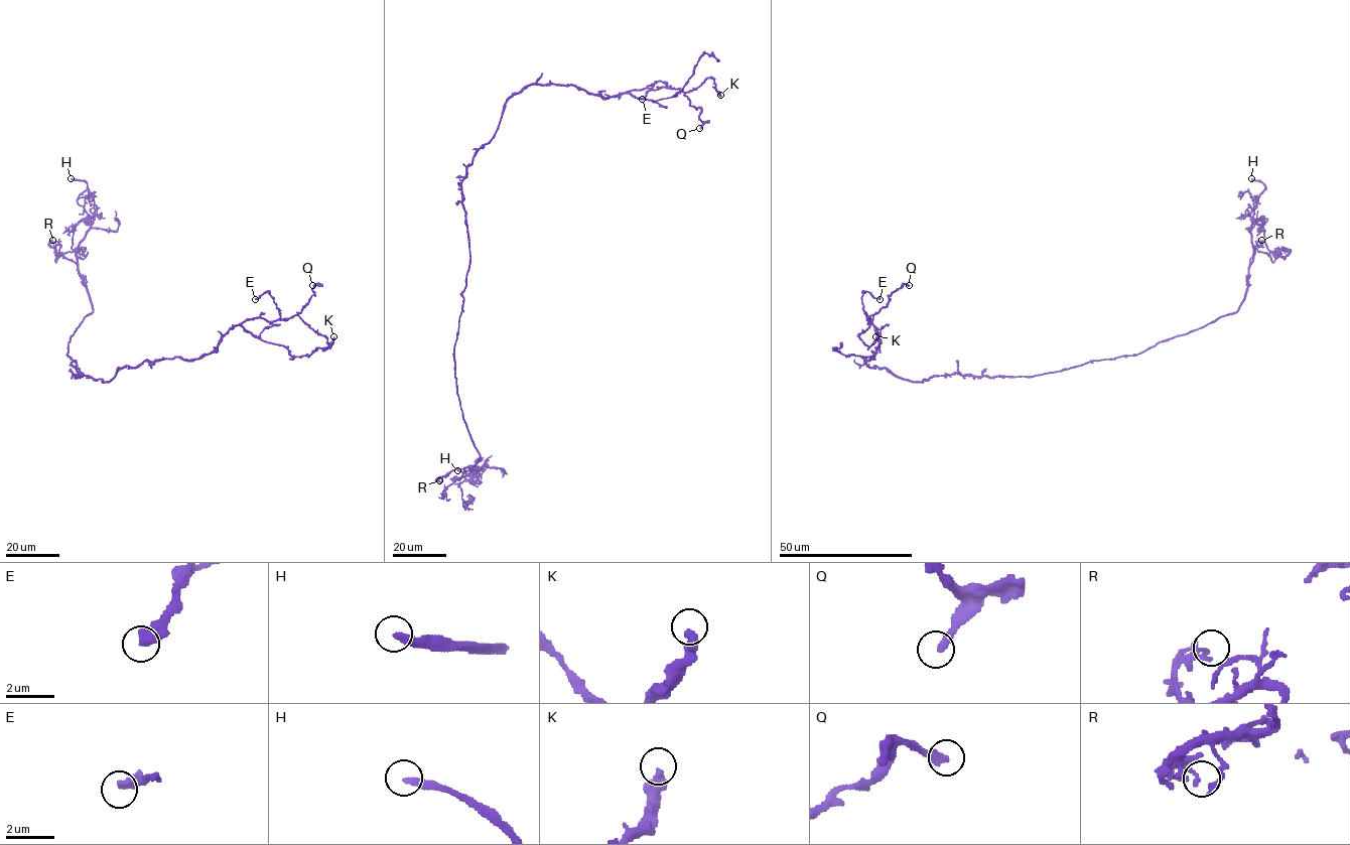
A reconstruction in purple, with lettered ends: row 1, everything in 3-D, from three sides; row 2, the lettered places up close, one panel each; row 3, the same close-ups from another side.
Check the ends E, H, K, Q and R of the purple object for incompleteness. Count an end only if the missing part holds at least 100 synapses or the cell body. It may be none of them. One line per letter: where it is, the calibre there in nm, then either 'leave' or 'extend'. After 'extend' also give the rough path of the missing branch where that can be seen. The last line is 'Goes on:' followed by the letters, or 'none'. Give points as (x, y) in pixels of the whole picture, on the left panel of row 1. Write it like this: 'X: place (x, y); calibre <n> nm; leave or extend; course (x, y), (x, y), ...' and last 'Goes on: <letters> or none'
E: place (255, 299); calibre 440 nm; leave
H: place (71, 178); calibre 280 nm; extend; course (71, 178), (54, 171), (41, 158)
K: place (333, 336); calibre 400 nm; leave
Q: place (312, 285); calibre 320 nm; leave
R: place (52, 240); calibre 160 nm; leave
Goes on: H

